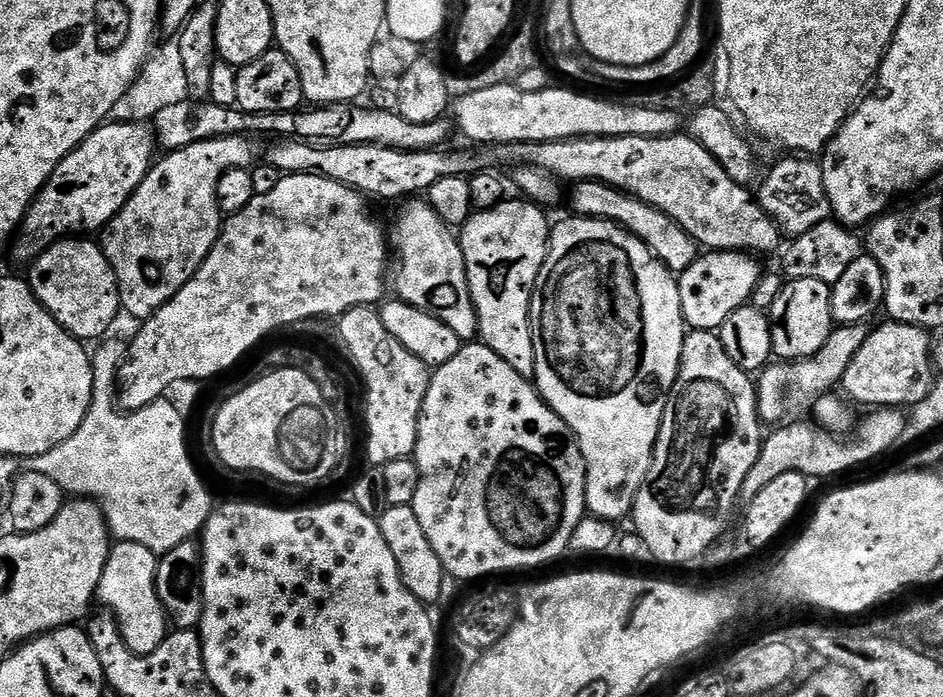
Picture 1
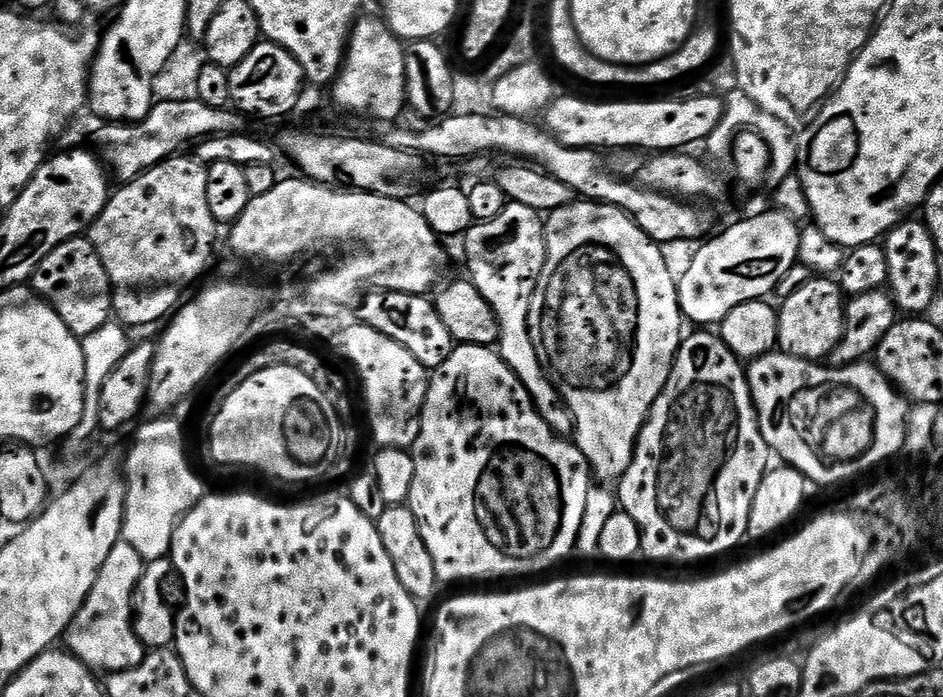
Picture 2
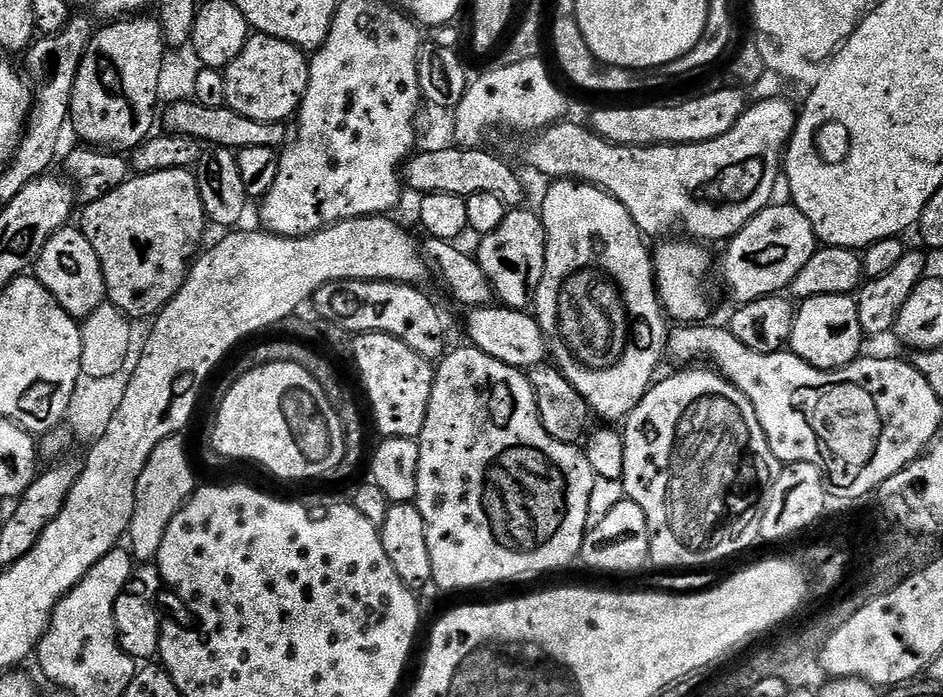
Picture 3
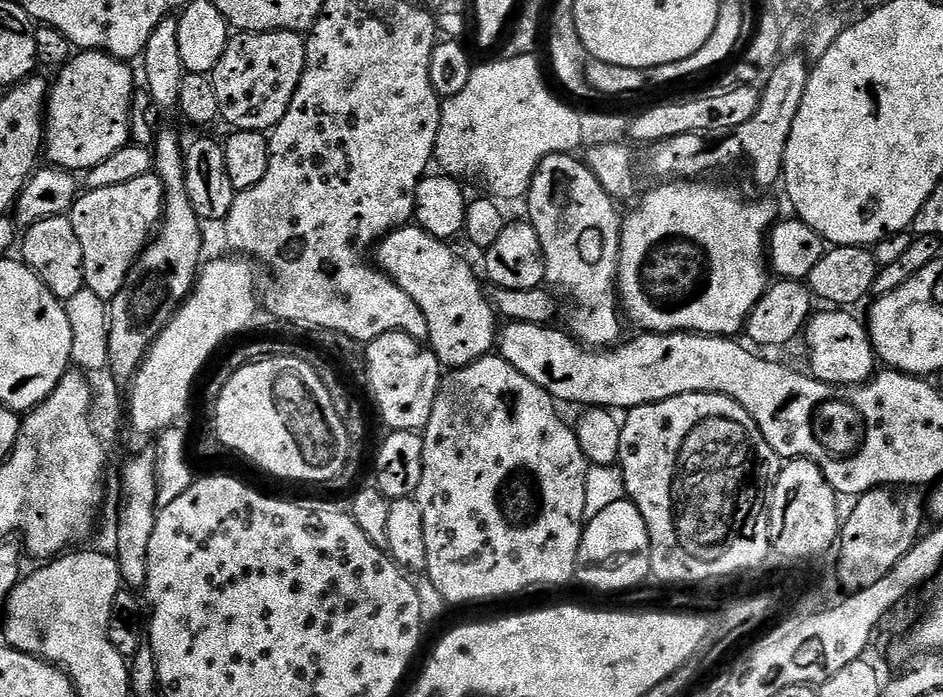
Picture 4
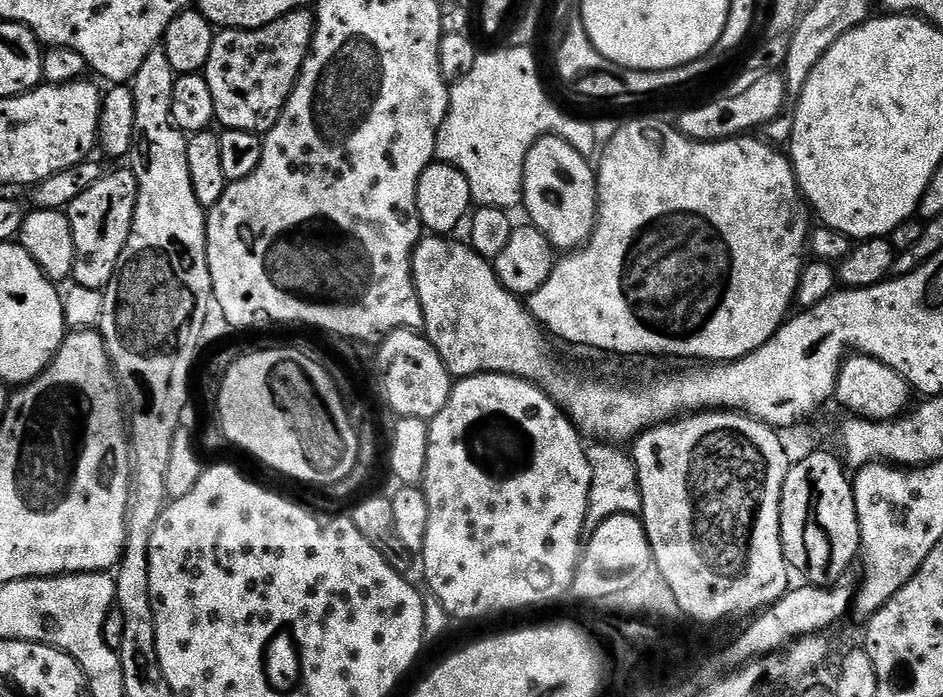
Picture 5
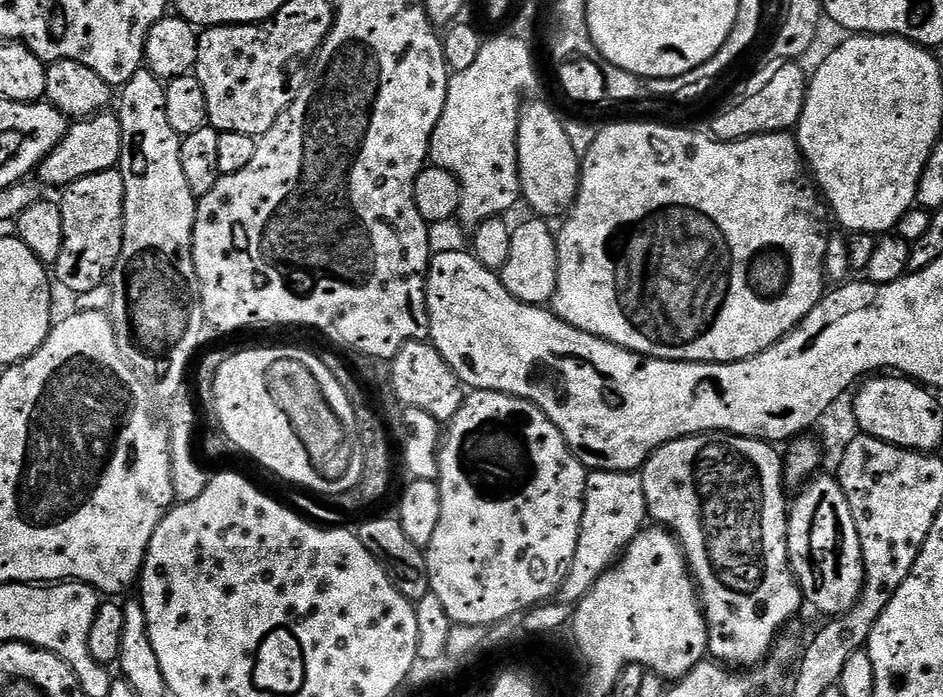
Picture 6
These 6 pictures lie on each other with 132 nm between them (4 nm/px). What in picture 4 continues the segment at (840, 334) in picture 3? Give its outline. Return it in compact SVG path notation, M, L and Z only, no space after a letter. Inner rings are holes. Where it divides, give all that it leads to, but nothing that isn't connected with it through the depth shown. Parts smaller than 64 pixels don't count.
M848 310L817 311L809 319L802 340L808 343L808 364L811 375L827 384L847 386L849 384L865 384L878 371L878 357L868 336L865 321L851 316Z

